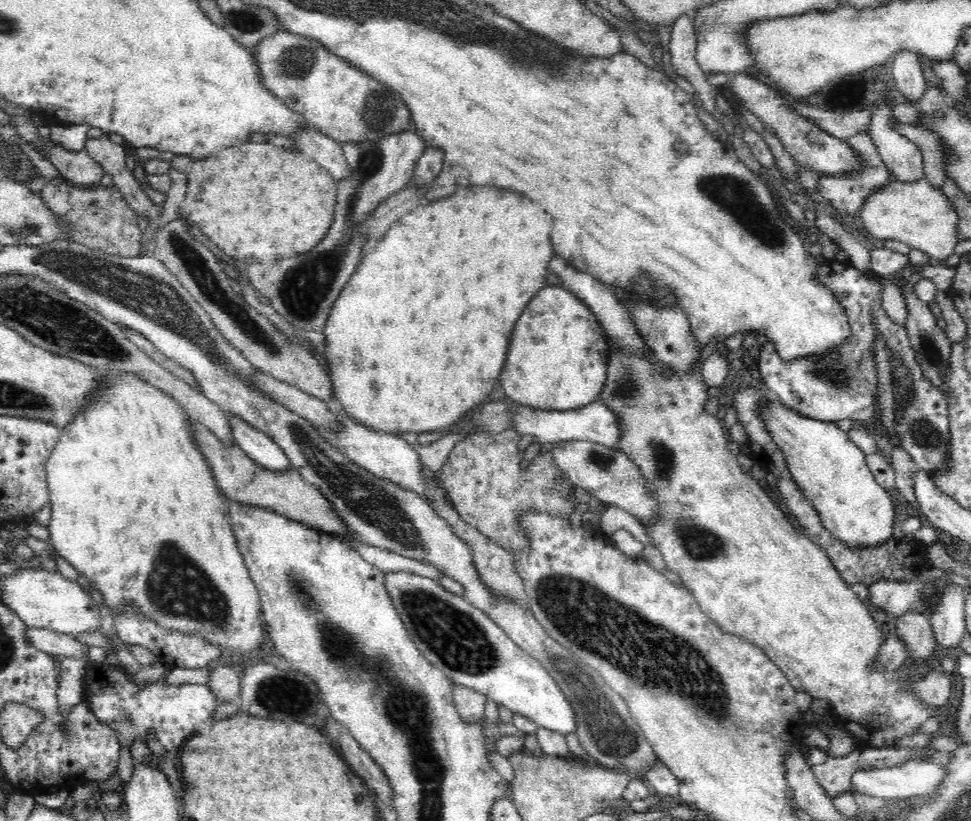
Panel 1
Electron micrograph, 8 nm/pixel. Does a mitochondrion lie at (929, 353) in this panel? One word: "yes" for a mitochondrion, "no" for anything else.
yes

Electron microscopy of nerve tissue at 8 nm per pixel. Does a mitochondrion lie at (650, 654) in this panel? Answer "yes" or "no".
yes

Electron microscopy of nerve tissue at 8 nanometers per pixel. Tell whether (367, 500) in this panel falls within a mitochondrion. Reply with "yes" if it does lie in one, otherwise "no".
yes

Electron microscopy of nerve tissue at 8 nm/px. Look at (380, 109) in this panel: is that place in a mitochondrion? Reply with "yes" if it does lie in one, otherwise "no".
yes

